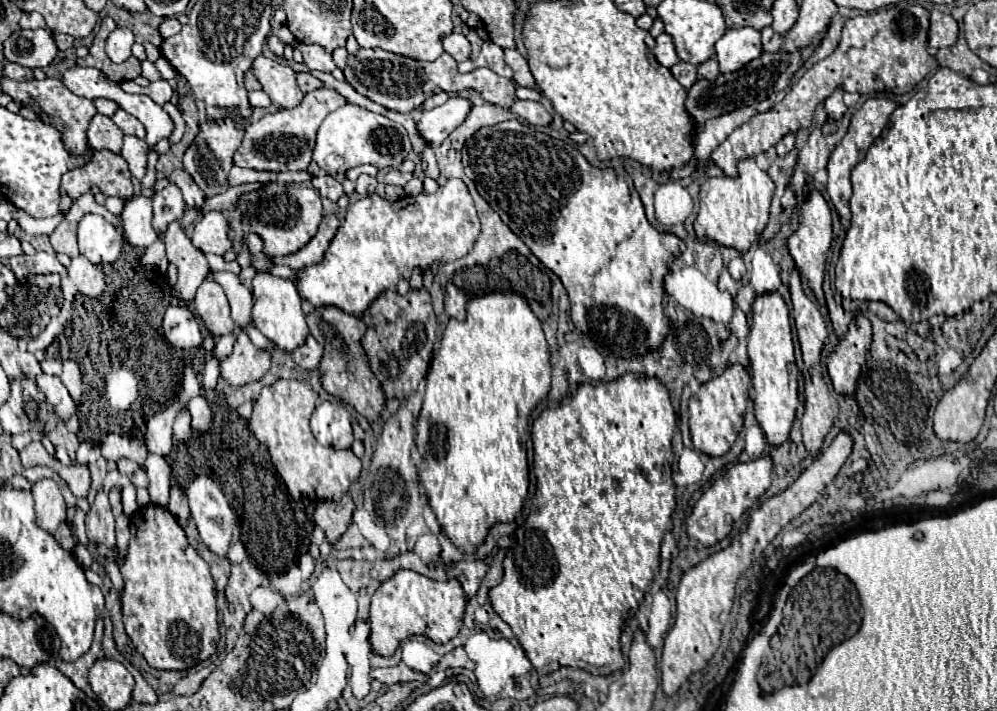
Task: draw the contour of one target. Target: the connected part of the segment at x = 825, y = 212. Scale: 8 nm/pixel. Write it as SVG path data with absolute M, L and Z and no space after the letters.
M811 191L809 197L805 199L805 203L803 203L803 223L789 237L787 247L789 247L789 255L793 257L799 273L807 277L807 283L809 283L811 291L815 293L815 297L817 297L817 301L821 305L825 303L821 283L823 283L823 277L825 277L825 259L827 259L827 251L831 247L831 239L833 239L833 233L831 233L831 211L829 211L829 205L827 205L827 201L823 199L823 195L819 191Z

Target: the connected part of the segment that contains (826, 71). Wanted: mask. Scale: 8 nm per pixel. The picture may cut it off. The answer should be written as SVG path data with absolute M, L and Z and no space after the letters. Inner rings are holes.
M901 3L893 7L883 7L867 15L847 19L841 43L833 51L833 55L815 63L793 85L793 89L785 95L783 101L773 105L767 113L757 113L747 123L737 127L711 153L709 159L715 165L719 165L725 171L725 175L737 177L739 161L767 151L789 133L807 129L811 125L817 103L825 101L837 87L859 95L879 93L883 89L895 95L909 93L927 75L927 59L929 59L929 73L939 67L937 59L927 51L927 35L929 35L929 11L919 3ZM875 75L881 77L881 83L873 81Z

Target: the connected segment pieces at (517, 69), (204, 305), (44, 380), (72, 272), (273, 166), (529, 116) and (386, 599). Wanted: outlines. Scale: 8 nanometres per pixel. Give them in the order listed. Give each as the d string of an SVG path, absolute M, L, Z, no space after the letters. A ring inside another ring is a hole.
M505 49L505 61L507 65L513 69L513 79L517 85L527 85L527 87L535 87L535 79L529 71L527 61L521 57L521 53L517 49Z
M205 279L195 297L193 297L193 307L195 311L201 315L201 319L205 321L207 327L213 327L213 331L221 331L221 333L231 333L235 323L229 315L229 303L225 297L225 291L219 283Z
M41 373L41 377L37 377L37 387L39 391L45 395L49 411L61 421L67 423L73 415L75 415L75 403L67 391L67 387L61 383L59 377L53 375L45 375Z
M79 255L71 259L69 265L69 279L75 283L77 291L87 297L99 297L105 289L103 281L103 269L95 263L91 263L87 257Z
M321 87L317 91L311 91L305 95L303 103L289 111L275 111L265 117L261 117L255 123L243 123L243 143L235 153L235 165L249 167L257 171L295 171L295 169L307 169L311 163L313 147L315 147L315 135L323 119L329 115L329 111L335 111L343 107L347 99L339 95L335 89Z
M515 101L509 111L525 119L529 125L549 125L553 121L553 117L539 101Z
M397 571L389 581L381 583L381 587L371 597L369 607L369 643L373 653L389 657L395 653L399 643L411 635L423 635L433 643L447 643L453 639L463 625L465 611L465 593L457 579L449 579L445 583L433 581L413 571Z

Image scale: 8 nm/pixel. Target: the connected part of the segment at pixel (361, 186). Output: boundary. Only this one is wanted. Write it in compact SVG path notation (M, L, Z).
M359 175L357 179L357 193L359 195L369 195L373 193L377 187L377 179L375 177L369 177L369 175Z

